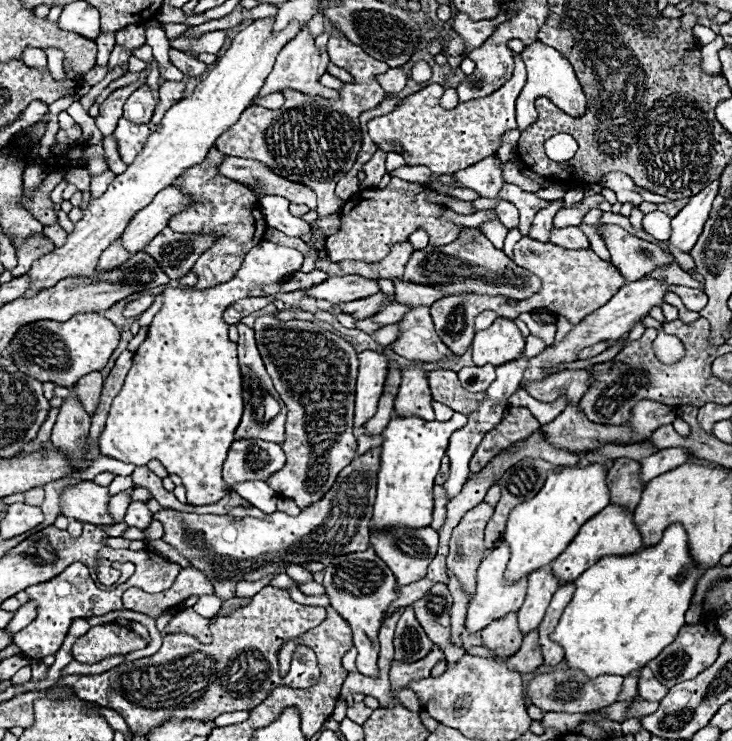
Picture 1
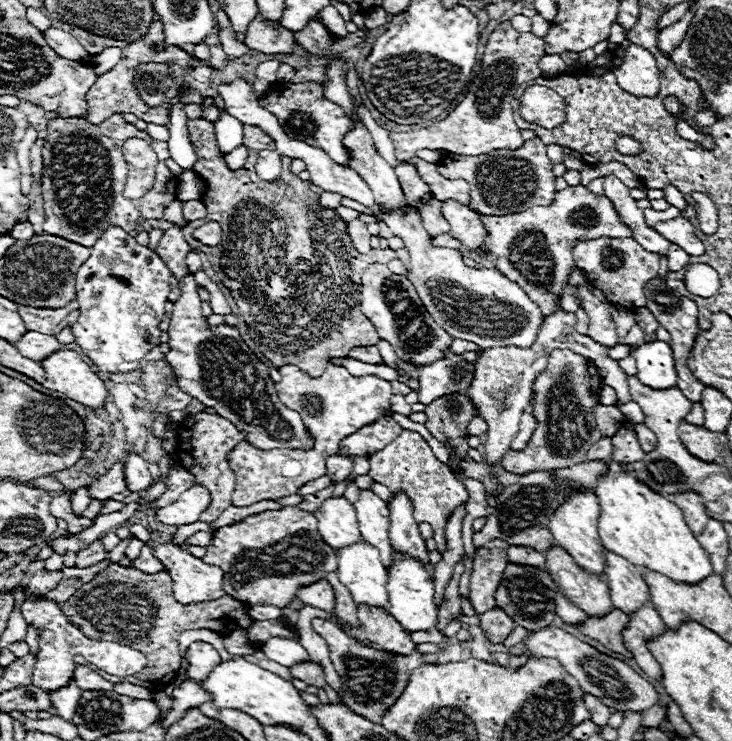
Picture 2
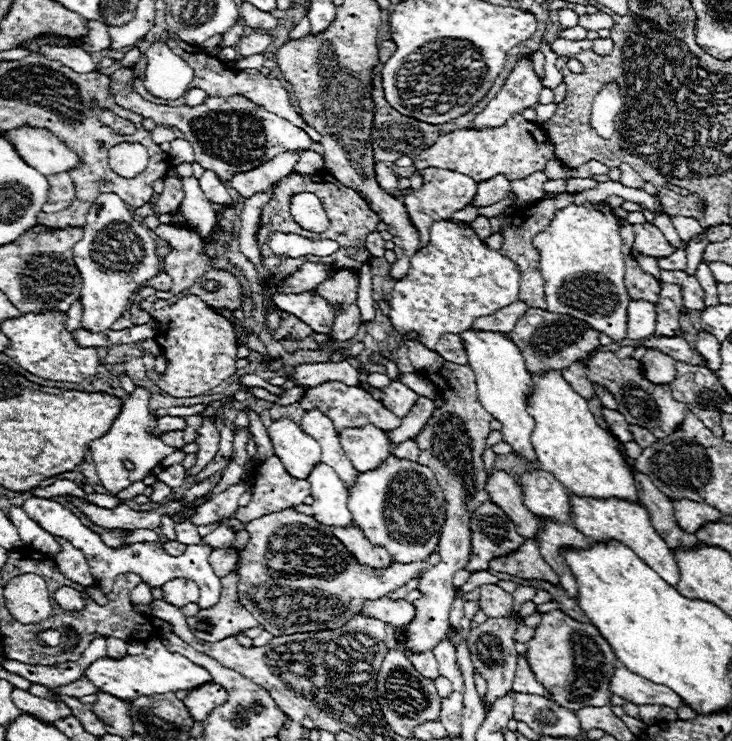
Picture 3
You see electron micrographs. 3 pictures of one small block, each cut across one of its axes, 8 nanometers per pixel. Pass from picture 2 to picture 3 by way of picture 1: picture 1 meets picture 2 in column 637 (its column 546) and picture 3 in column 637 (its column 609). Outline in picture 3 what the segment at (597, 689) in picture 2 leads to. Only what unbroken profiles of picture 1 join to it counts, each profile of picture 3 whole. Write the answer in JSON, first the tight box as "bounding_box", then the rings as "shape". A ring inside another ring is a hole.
{"bounding_box":[610,666,682,708],"shape":[[[624,666],[616,668],[610,680],[610,692],[636,706],[644,706],[644,704],[646,706],[658,704],[658,706],[670,706],[670,708],[682,706],[682,700],[674,690],[660,684],[652,684],[650,680],[630,672]]]}

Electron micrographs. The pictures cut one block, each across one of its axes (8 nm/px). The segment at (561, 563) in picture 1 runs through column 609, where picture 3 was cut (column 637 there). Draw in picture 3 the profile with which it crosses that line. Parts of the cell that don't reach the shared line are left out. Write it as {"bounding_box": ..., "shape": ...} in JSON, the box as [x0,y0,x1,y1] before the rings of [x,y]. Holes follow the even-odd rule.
{"bounding_box":[570,496,680,586],"shape":[[[570,496],[570,502],[572,502],[572,518],[574,518],[572,524],[580,532],[584,532],[584,536],[588,536],[594,542],[604,542],[604,544],[608,540],[620,540],[622,544],[628,544],[628,548],[632,548],[632,552],[636,552],[640,560],[644,560],[644,564],[648,564],[654,572],[658,572],[662,580],[668,580],[668,584],[672,586],[680,582],[678,562],[674,560],[664,538],[654,530],[648,512],[642,506],[632,504],[628,500],[620,500],[620,498],[594,500],[594,498]]]}

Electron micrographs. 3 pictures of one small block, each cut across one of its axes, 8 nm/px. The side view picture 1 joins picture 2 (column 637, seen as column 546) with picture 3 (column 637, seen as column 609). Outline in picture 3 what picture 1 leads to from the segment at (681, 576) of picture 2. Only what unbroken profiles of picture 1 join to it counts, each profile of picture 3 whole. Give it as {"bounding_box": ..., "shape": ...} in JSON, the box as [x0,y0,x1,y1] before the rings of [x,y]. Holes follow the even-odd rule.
{"bounding_box":[530,370,638,504],"shape":[[[552,370],[544,376],[532,376],[534,392],[530,398],[530,414],[536,420],[532,444],[540,460],[540,468],[552,472],[566,492],[576,496],[592,496],[608,500],[620,496],[638,504],[638,488],[632,474],[632,462],[620,454],[618,442],[598,426],[588,402],[570,388],[560,372]]]}

